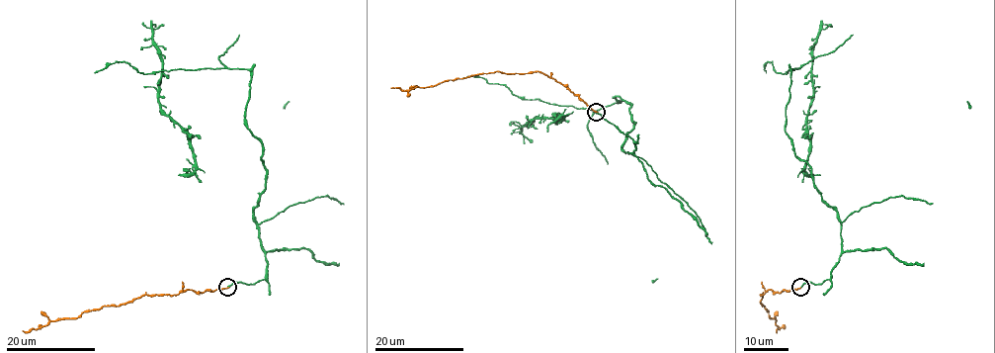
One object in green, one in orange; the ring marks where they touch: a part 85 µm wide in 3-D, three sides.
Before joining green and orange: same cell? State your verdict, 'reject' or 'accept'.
accept

